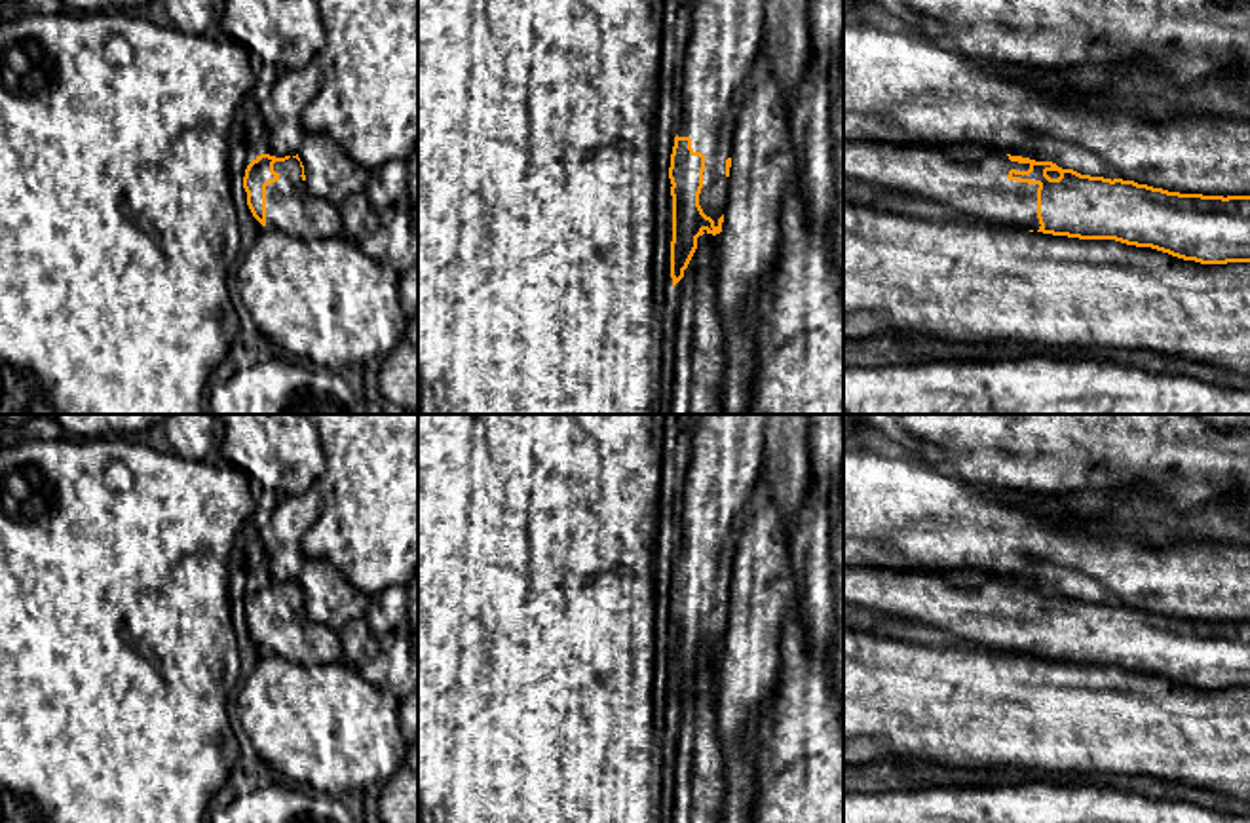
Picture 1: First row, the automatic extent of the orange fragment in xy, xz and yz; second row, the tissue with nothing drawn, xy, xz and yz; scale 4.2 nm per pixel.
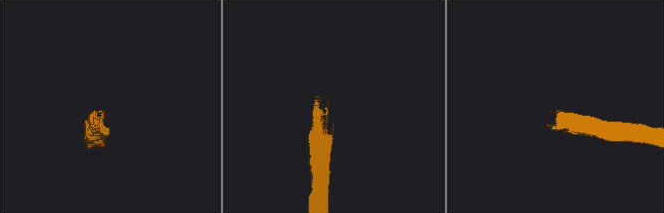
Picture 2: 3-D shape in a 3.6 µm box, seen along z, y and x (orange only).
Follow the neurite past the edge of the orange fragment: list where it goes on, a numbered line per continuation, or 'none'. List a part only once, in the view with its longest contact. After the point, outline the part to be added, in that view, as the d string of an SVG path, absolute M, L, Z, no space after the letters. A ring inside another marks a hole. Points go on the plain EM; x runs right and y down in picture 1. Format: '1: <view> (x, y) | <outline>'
1: yz (975, 611) | M843 568L843 606L893 614L906 623L923 623L967 642L971 648L1039 656L1037 614L1009 606L1011 595L1030 589L1011 587L1005 578L940 578L921 572L883 568Z

